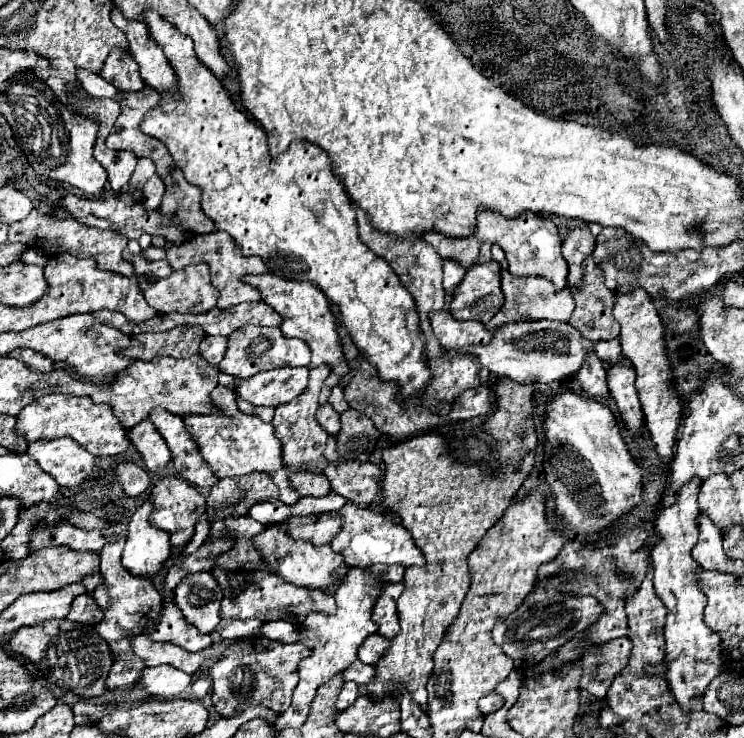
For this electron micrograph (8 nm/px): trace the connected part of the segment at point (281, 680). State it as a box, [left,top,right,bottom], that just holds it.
[202,636,310,716]

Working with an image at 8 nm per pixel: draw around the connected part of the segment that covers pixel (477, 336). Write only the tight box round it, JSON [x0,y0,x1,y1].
[430,310,496,350]

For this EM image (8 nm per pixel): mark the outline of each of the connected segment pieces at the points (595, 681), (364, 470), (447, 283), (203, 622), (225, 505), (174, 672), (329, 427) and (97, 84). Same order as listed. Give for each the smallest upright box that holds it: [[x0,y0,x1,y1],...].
[[580,638,630,698],[324,462,380,504],[442,260,464,294],[176,572,222,634],[208,472,280,526],[136,666,192,700],[318,402,340,436],[78,70,120,100]]

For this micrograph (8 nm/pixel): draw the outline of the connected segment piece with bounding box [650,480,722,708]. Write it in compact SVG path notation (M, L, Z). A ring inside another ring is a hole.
M700 480L688 482L686 486L682 486L682 490L678 490L678 498L674 502L674 506L662 510L656 514L656 530L660 534L660 542L650 550L650 560L654 566L654 590L658 594L658 598L664 602L668 616L666 616L666 680L668 686L674 694L674 698L678 702L682 702L682 708L690 706L690 698L702 694L706 690L706 686L710 684L710 680L714 676L718 676L722 672L722 660L720 660L720 646L718 646L718 634L712 632L704 620L702 620L702 610L706 606L706 596L700 592L698 586L698 562L694 562L690 550L694 548L694 544L698 542L698 490L700 490Z

